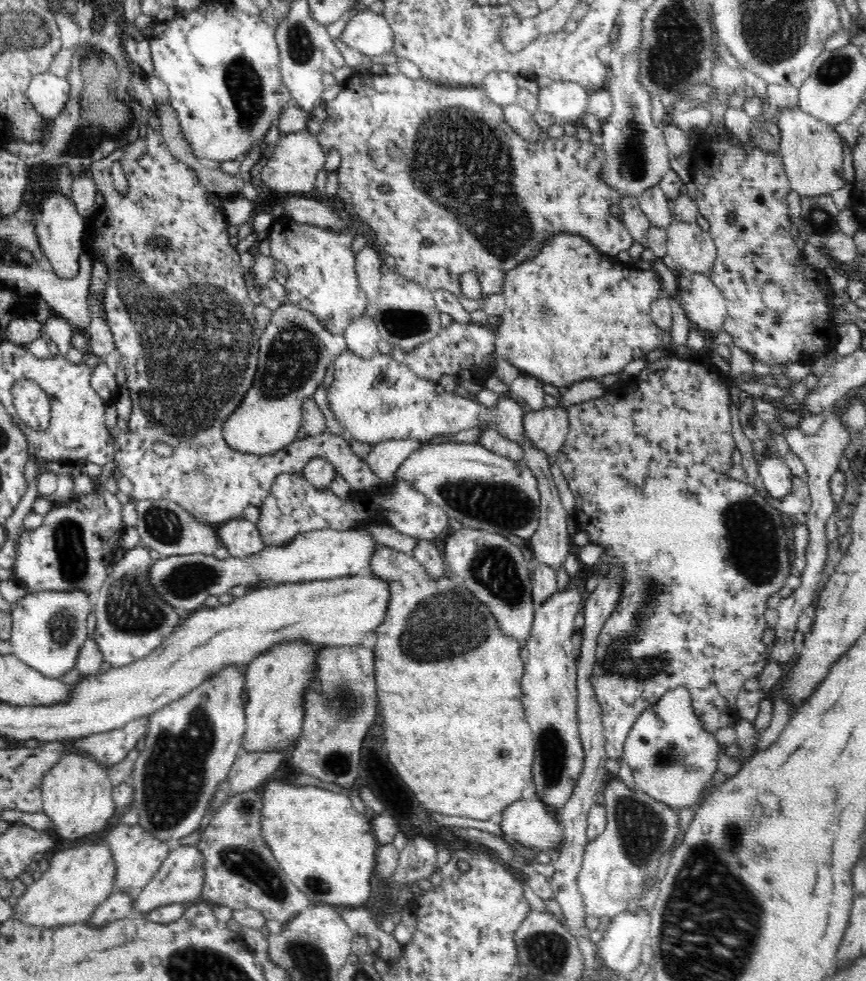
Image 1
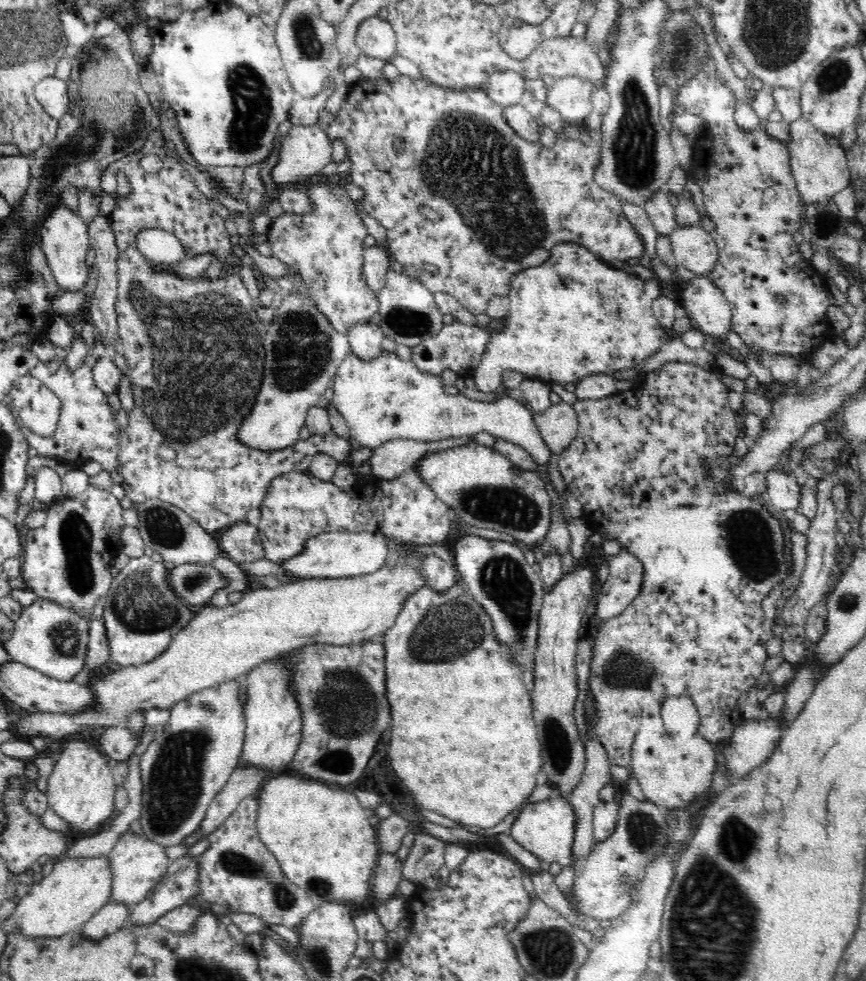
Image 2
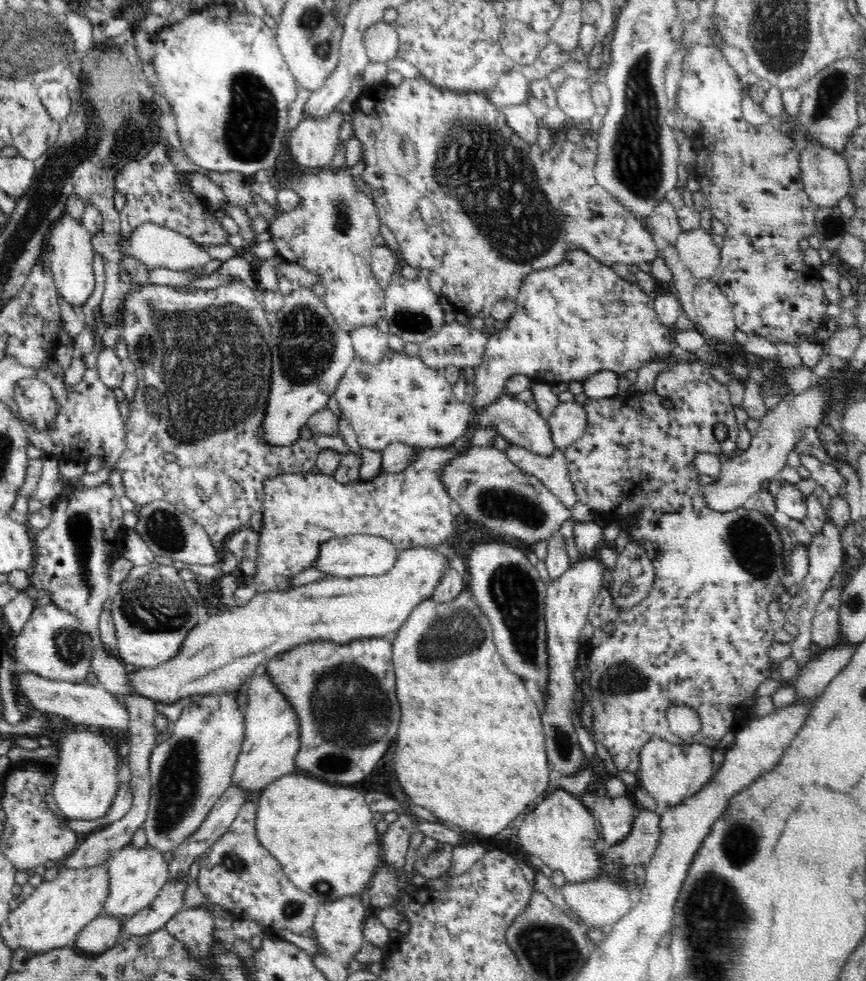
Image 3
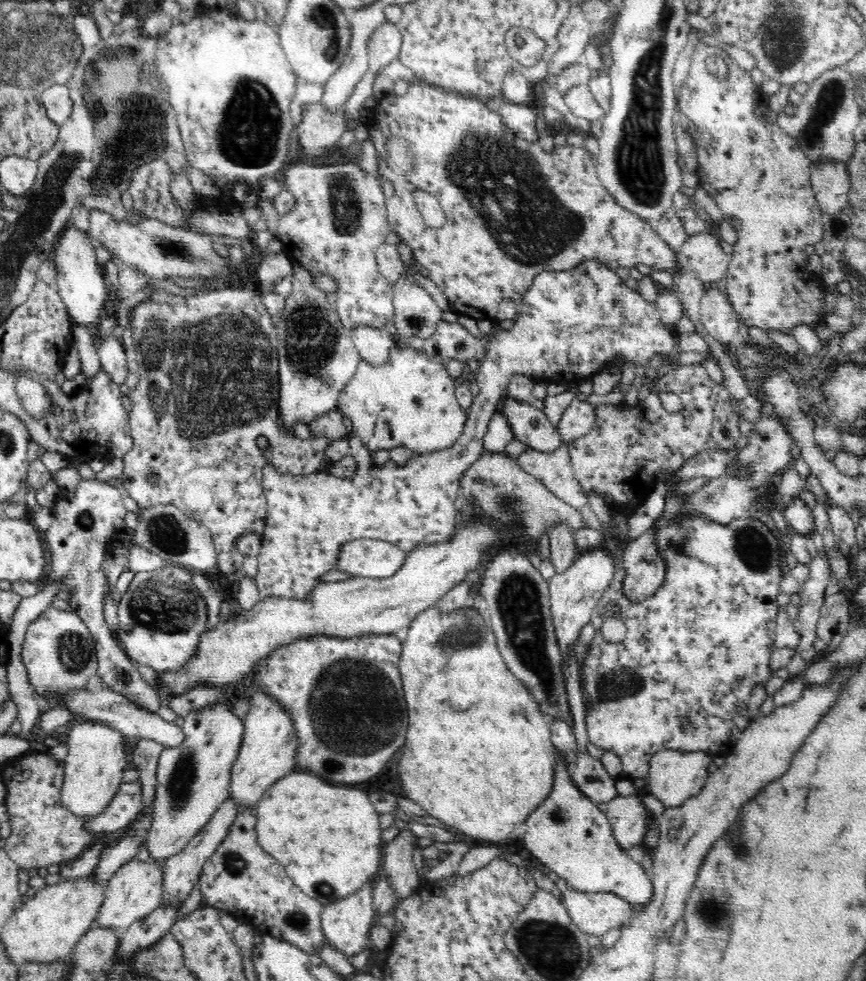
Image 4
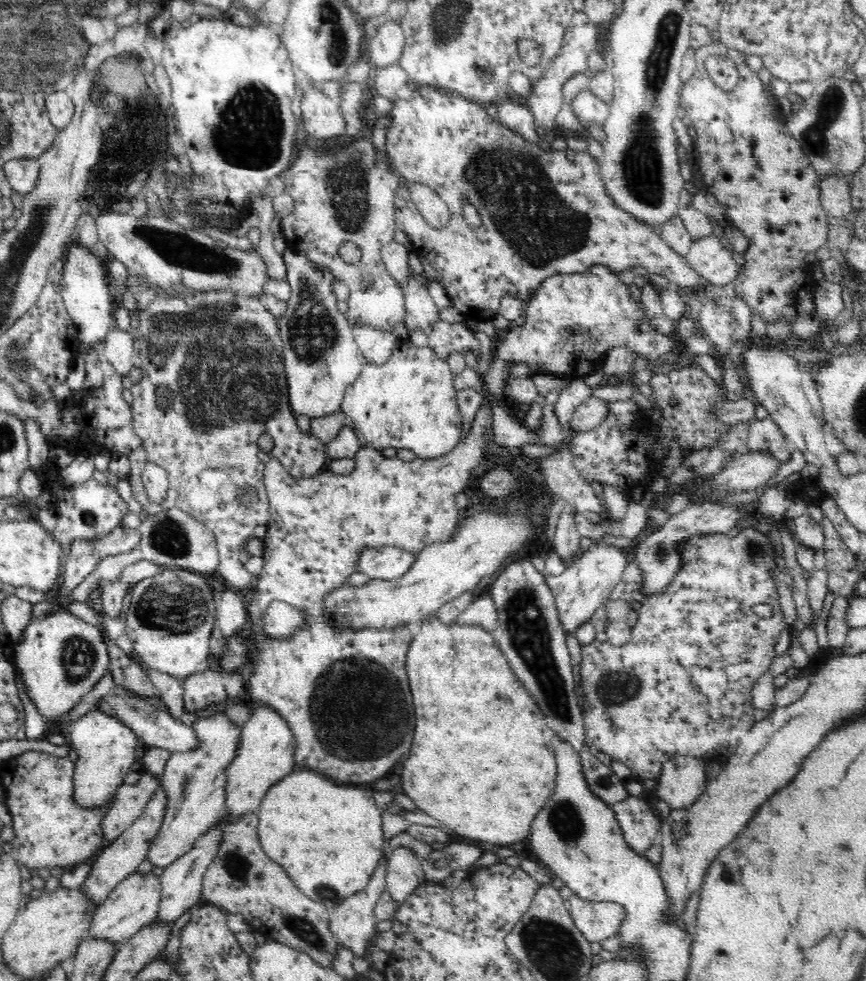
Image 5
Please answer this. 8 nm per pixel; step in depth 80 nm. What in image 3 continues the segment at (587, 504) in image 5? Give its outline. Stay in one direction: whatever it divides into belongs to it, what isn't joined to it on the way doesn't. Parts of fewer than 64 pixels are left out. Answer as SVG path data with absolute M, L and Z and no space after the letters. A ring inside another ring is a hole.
M511 444L505 453L519 469L542 481L542 484L562 501L564 507L572 508L579 501L576 489L570 481L566 457L560 449L555 449L550 456L540 456L524 447Z

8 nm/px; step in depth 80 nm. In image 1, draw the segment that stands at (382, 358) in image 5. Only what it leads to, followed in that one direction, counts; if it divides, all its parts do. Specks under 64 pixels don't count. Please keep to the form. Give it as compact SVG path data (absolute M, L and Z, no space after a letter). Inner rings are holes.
M368 315L350 320L343 332L347 348L356 356L369 359L379 352L378 341L381 340L375 320Z

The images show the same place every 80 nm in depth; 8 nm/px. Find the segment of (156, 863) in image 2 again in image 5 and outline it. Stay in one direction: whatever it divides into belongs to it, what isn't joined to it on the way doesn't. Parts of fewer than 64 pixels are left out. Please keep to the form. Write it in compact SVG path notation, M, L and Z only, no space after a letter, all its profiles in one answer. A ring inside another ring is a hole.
M152 871L149 875L133 872L126 879L120 880L116 888L112 888L108 898L96 908L88 937L107 940L117 948L157 918L161 896L161 878L158 871Z

